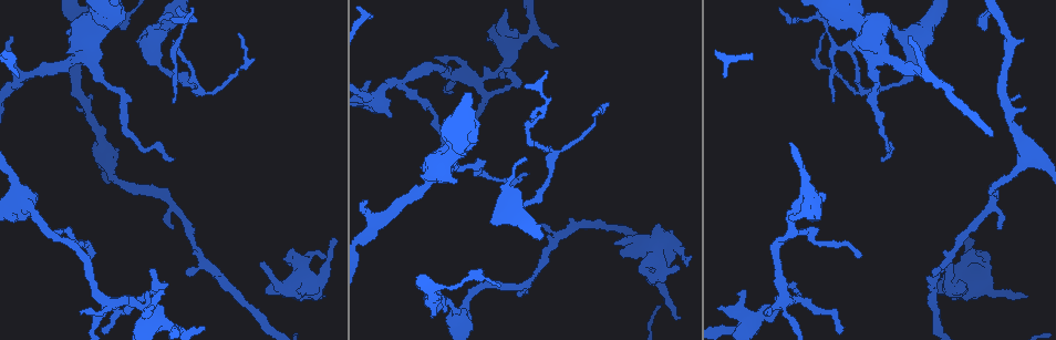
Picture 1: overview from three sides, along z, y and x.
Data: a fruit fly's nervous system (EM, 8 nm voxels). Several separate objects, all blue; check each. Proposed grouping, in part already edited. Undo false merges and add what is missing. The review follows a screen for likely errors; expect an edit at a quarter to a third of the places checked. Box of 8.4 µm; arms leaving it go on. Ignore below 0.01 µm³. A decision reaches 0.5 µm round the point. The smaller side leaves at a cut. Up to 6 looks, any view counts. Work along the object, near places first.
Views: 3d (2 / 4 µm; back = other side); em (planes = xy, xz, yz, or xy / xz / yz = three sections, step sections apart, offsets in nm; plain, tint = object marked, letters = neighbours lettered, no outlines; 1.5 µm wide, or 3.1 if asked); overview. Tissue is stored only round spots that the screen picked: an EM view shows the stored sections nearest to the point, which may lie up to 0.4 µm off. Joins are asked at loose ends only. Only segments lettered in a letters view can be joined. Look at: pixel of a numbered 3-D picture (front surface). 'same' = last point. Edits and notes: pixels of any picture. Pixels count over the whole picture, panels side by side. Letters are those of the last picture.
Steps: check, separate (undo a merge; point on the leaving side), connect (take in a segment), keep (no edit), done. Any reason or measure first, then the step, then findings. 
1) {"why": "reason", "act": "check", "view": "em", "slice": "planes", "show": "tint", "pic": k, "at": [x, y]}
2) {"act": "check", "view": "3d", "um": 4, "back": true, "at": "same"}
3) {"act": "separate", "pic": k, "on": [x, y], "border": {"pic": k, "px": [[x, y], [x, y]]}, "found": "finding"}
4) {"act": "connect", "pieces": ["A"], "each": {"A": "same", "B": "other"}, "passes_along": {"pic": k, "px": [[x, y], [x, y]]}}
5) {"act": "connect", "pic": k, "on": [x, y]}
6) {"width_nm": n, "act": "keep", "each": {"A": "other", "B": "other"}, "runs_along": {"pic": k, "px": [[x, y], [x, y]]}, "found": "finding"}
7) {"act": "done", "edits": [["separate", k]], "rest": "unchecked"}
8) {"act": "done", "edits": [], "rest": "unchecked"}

{"why": "a fork", "act": "check", "view": "em", "slice": "planes", "show": "tint", "pic": 1, "at": [50, 230]}

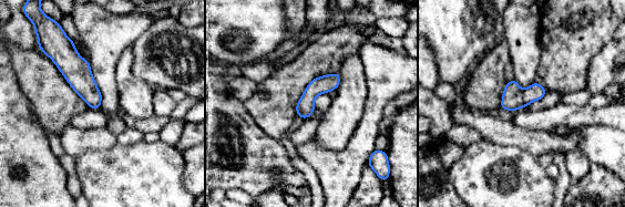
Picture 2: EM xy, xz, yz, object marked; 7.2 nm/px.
{"why": "see the neighbours", "act": "check", "view": "em", "slice": "planes", "show": "letters", "at": "same"}

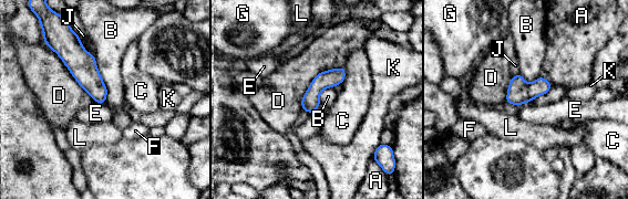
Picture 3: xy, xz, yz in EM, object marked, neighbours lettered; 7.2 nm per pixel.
{"act": "keep", "each": {"A": "other", "B": "other", "C": "other", "D": "other", "E": "other", "F": "other", "G": "other", "J": "other", "K": "other", "L": "other"}, "runs_along": {"pic": 3, "px": [[62, 29], [64, 42], [103, 100]]}, "found": "continuous, no second cell"}

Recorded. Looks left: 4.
{"why": "thin end", "act": "check", "view": "em", "slice": "planes", "show": "letters", "pic": 1, "at": [322, 298]}

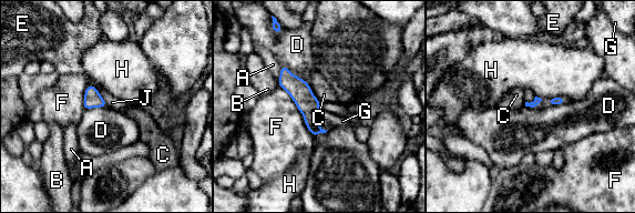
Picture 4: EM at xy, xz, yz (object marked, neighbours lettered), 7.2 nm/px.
{"act": "connect", "pic": 4, "on": [327, 117], "each": {"A": "other", "B": "other", "C": "other", "D": "other", "E": "other", "F": "other", "G": "same", "H": "other", "J": "other"}, "found": "it goes on there"}

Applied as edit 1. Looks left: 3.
{"why": "thick turns thin", "act": "check", "view": "em", "slice": "yz", "step": 8, "show": "tint", "pic": 1, "at": [787, 302]}

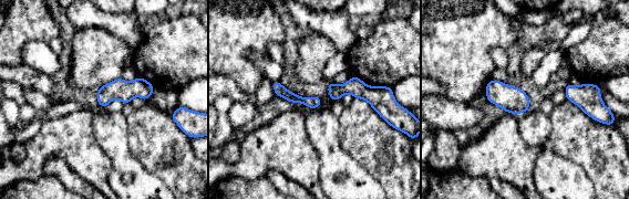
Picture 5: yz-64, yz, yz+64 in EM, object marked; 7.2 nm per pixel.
{"act": "check", "view": "em", "slice": "planes", "show": "letters", "at": "same"}

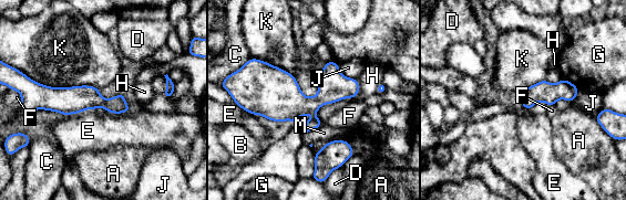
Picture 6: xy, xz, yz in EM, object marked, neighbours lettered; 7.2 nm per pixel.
{"act": "keep", "each": {"A": "other", "B": "other", "C": "other", "D": "other", "E": "other", "F": "other", "G": "other", "H": "other", "J": "other", "K": "other", "M": "other"}, "border": {"pic": 6, "px": [[94, 108], [65, 116]]}, "found": "continuous, no second cell"}

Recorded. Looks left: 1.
{"act": "done", "edits": [["connect", 4]], "rest": "unchecked"}

